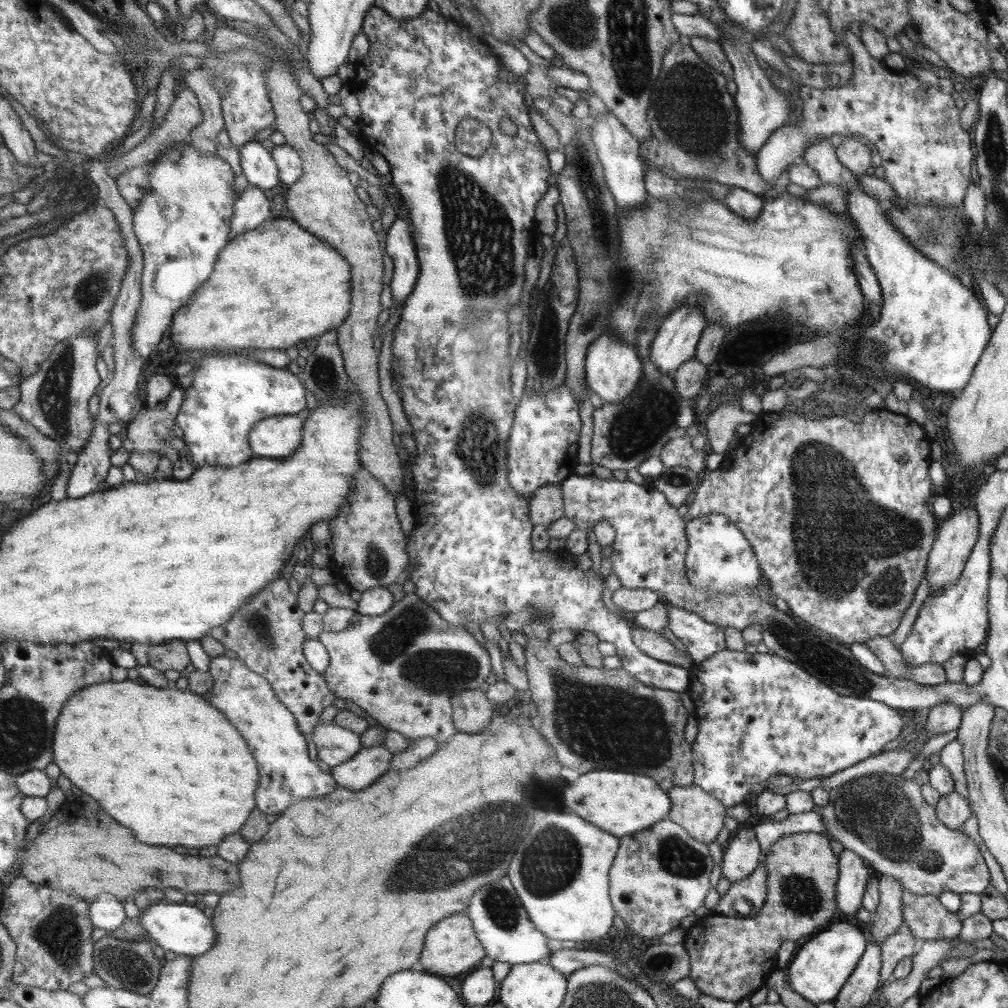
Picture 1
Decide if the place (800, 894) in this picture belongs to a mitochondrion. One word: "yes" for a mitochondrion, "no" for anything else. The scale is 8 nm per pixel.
yes

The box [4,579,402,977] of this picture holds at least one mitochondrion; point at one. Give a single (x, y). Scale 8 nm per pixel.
(59, 934)

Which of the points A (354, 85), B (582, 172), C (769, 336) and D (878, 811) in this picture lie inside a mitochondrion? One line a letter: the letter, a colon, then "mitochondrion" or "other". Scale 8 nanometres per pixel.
A: other
B: mitochondrion
C: other
D: mitochondrion

